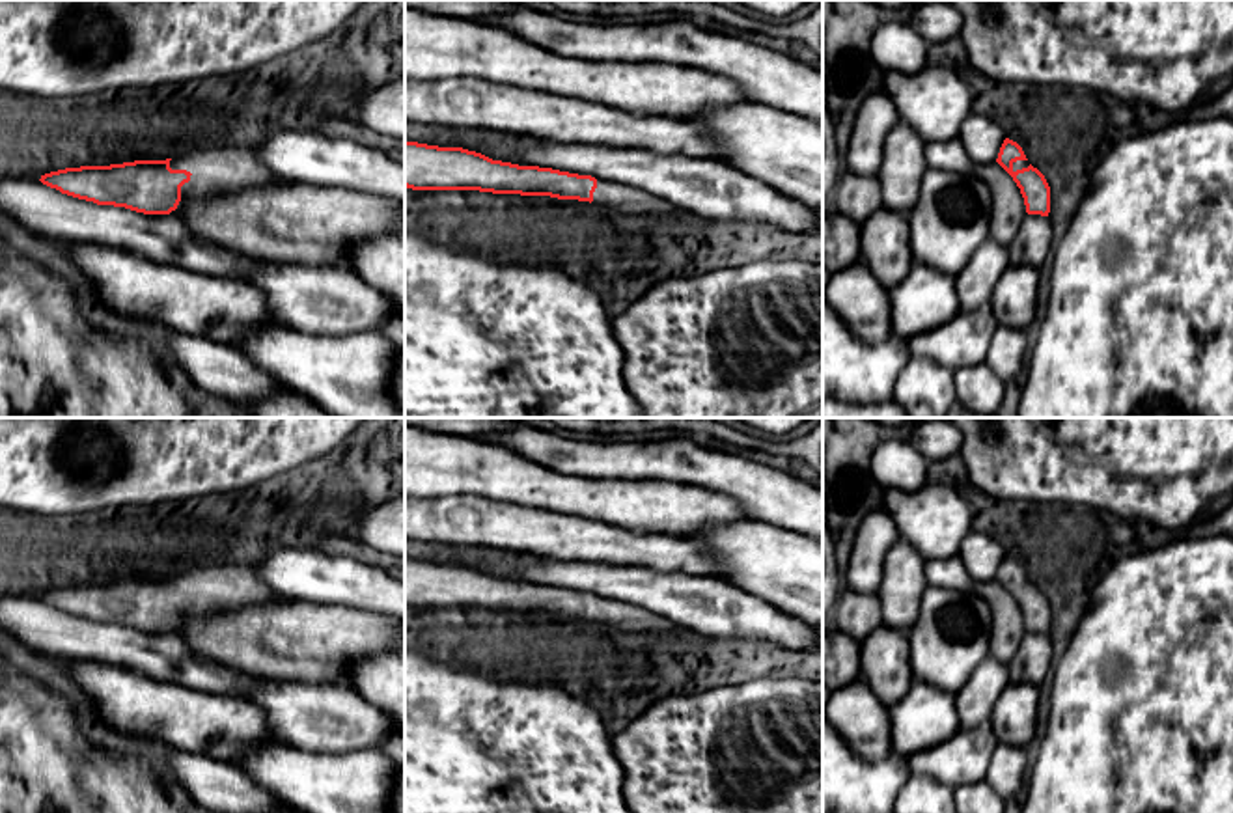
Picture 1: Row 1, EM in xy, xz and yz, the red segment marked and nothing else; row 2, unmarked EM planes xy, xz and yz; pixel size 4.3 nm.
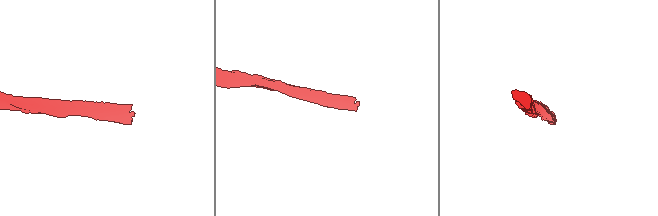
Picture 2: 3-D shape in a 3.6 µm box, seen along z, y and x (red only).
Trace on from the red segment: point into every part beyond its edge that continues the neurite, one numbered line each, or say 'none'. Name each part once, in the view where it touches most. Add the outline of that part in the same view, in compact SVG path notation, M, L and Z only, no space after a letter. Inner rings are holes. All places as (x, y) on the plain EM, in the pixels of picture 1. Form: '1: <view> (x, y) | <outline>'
1: xy (215, 588) | M200 565L170 578L172 587L190 589L181 604L181 621L205 613L220 613L242 606L285 600L278 597L254 571L244 565Z

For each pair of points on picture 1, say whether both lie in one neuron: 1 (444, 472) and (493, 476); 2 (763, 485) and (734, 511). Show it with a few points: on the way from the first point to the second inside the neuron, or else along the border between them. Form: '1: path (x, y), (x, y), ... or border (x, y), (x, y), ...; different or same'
1: path (456, 472), (482, 472); same
2: border (696, 489), (726, 495), (750, 519); different

